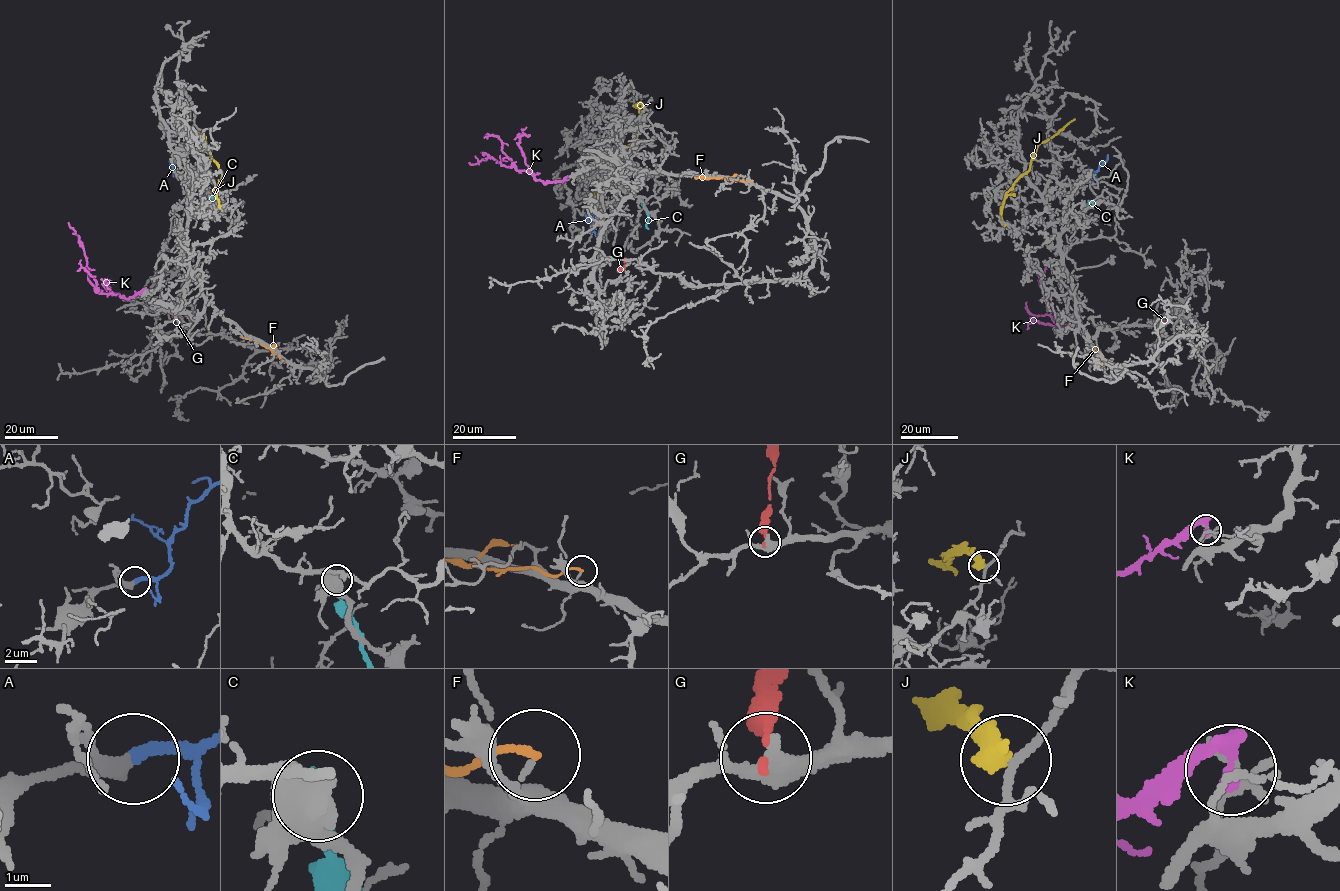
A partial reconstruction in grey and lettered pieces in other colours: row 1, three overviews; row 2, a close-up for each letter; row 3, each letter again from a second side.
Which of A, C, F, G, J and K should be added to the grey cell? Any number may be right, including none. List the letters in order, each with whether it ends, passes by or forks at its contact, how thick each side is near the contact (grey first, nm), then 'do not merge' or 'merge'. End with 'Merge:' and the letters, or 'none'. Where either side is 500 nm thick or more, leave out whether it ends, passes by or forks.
A: it ends there; 280 nm thick on the grey side, 240 nm on the other; merge
C: it ends there; 400 nm thick on the grey side, 260 nm on the other; do not merge
F: it ends there; 120 nm thick on the grey side, 170 nm on the other; do not merge
G: it ends there; 320 nm thick on the grey side, 170 nm on the other; do not merge
J: 140 nm thick on the grey side, 550 nm on the other; do not merge
K: it ends there; 240 nm thick on the grey side, 420 nm on the other; do not merge
Merge: A

